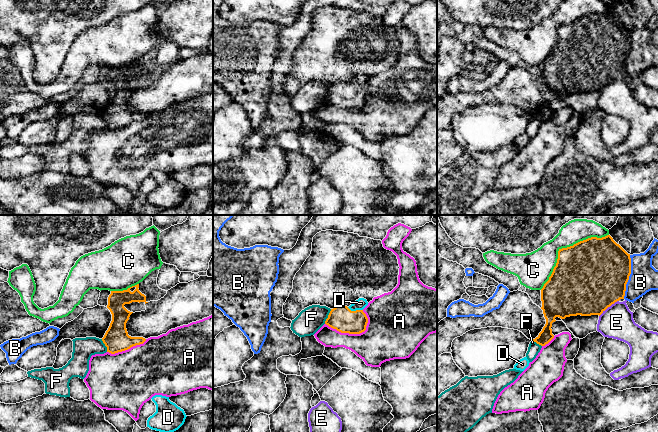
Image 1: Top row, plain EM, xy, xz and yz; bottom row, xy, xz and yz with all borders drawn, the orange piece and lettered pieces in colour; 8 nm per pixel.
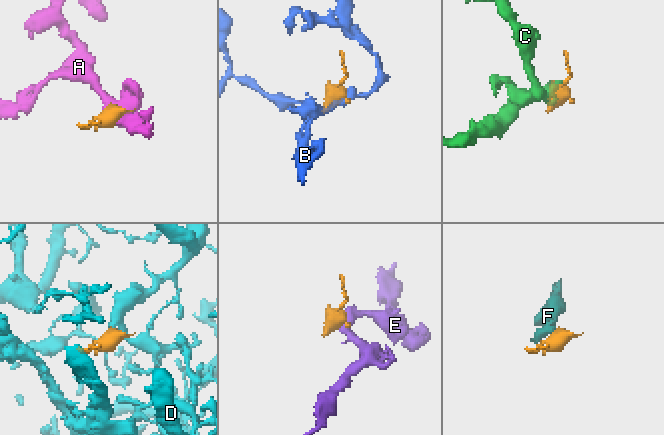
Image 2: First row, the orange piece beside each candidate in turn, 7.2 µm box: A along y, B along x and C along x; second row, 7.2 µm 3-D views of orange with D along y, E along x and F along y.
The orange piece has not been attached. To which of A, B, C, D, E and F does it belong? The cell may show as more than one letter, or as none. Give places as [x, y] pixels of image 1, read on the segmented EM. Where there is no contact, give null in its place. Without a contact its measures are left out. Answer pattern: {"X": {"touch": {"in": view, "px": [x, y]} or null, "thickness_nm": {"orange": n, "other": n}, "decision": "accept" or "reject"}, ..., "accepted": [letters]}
{"A": {"touch": {"in": "xz", "px": [350, 333]}, "thickness_nm": {"orange": 200, "other": 300}, "decision": "reject"}, "B": {"touch": {"in": "yz", "px": [628, 277]}, "thickness_nm": {"orange": 500, "other": 220}, "decision": "reject"}, "C": {"touch": {"in": "yz", "px": [564, 248]}, "thickness_nm": {"orange": 480, "other": 240}, "decision": "reject"}, "D": {"touch": {"in": "xz", "px": [356, 310]}, "thickness_nm": {"orange": 200, "other": 90}, "decision": "accept"}, "E": {"touch": {"in": "yz", "px": [608, 306]}, "thickness_nm": {"orange": 500, "other": 260}, "decision": "reject"}, "F": {"touch": {"in": "xz", "px": [328, 316]}, "thickness_nm": {"orange": 200, "other": 200}, "decision": "reject"}, "accepted": ["D"]}

